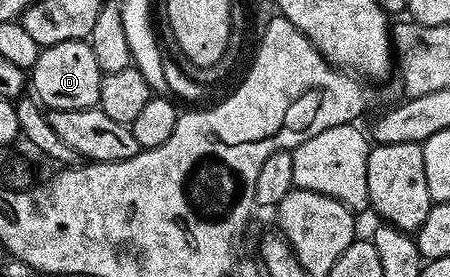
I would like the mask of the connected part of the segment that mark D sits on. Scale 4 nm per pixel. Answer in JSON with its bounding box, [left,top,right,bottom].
[29,39,103,110]

